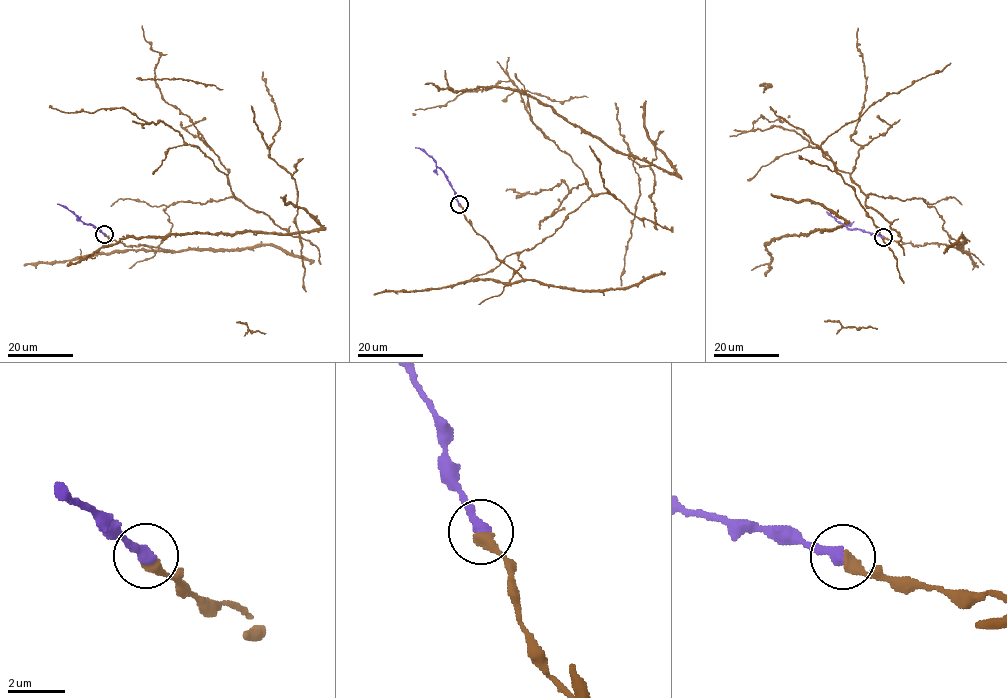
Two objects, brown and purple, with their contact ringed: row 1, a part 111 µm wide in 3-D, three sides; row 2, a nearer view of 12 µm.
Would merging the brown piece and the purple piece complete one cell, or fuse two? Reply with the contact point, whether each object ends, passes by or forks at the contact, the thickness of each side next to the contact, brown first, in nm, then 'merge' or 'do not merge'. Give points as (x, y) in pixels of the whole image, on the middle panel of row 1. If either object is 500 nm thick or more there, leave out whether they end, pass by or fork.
at (459, 204); brown ends there; purple ends there; 440 nm thick on the brown side, 400 nm on the other; merge

